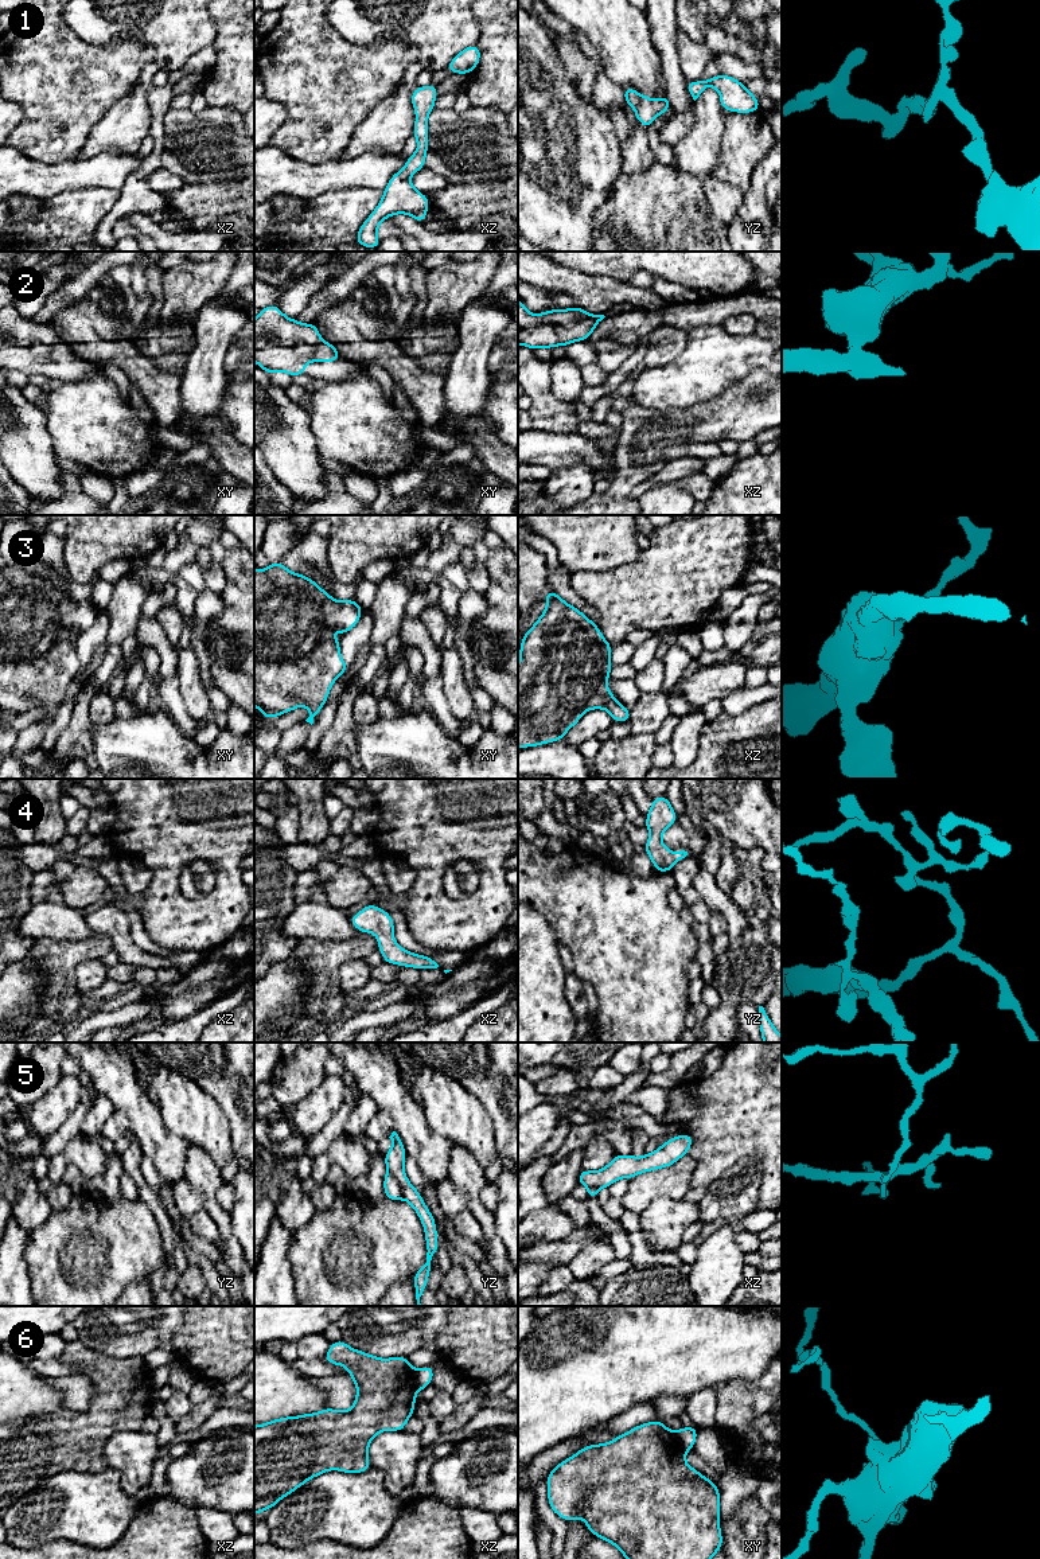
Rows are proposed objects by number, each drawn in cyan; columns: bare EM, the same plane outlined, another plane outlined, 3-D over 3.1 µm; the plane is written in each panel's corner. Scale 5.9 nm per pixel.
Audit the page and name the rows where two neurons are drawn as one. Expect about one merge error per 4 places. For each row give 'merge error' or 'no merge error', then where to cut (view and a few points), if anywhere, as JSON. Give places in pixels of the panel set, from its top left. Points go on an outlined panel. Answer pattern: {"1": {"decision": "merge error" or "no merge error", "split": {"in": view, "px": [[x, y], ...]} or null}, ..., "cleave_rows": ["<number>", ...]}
{"1": {"decision": "no merge error", "split": null}, "2": {"decision": "no merge error", "split": null}, "3": {"decision": "no merge error", "split": null}, "4": {"decision": "no merge error", "split": null}, "5": {"decision": "merge error", "split": {"in": "yz", "px": [[388, 1172], [397, 1181], [402, 1197]]}}, "6": {"decision": "merge error", "split": {"in": "xz", "px": [[413, 1370], [417, 1388]]}}, "cleave_rows": ["5", "6"]}

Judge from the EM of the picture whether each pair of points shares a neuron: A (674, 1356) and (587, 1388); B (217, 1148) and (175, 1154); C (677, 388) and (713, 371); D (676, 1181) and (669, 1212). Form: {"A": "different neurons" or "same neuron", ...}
{"A": "same neuron", "B": "different neurons", "C": "same neuron", "D": "different neurons"}

